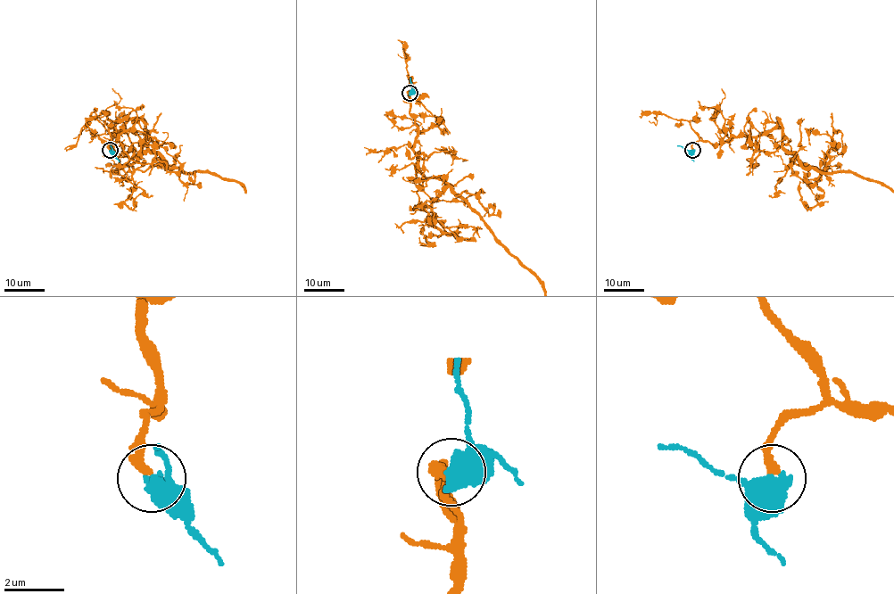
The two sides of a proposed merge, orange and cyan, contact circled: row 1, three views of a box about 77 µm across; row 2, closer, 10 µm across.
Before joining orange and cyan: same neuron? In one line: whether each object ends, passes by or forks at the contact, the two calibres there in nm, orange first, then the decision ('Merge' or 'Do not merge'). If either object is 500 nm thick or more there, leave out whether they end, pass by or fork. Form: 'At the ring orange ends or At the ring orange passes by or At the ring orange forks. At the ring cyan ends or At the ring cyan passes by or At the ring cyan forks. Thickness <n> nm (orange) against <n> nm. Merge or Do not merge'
Thickness 280 nm (orange) against 500 nm. Merge

